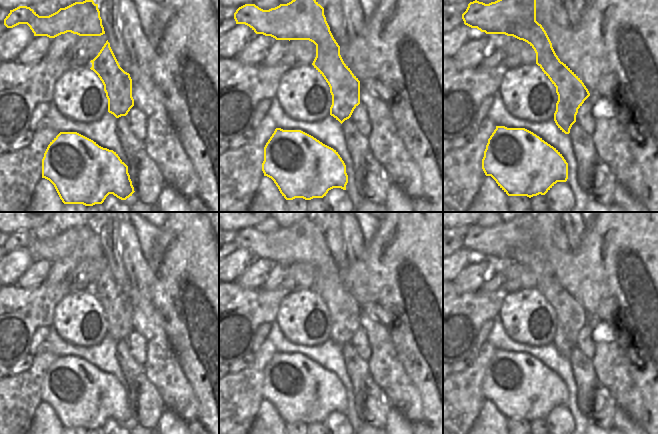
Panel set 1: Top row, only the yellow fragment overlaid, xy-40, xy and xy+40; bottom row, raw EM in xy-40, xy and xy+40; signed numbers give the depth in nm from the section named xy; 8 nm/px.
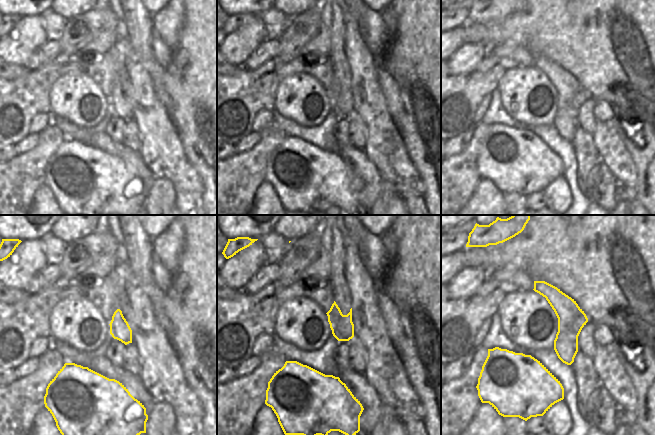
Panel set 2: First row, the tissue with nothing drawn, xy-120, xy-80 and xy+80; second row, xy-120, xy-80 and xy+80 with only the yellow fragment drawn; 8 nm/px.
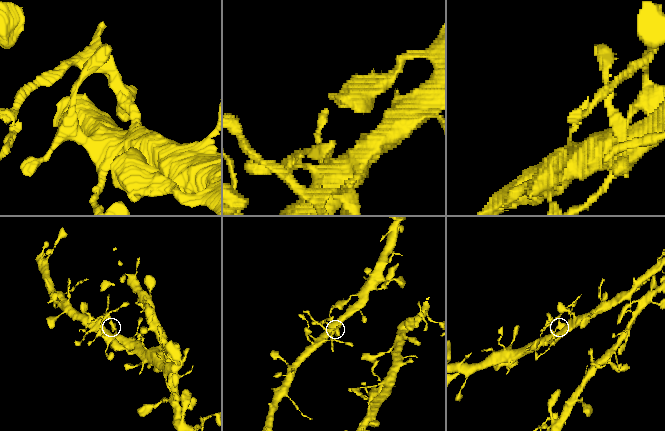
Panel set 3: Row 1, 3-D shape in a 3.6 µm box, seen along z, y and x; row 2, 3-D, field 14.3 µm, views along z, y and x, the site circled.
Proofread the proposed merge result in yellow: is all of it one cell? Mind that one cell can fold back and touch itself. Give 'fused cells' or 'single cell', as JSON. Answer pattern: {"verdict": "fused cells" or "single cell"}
{"verdict": "single cell"}

